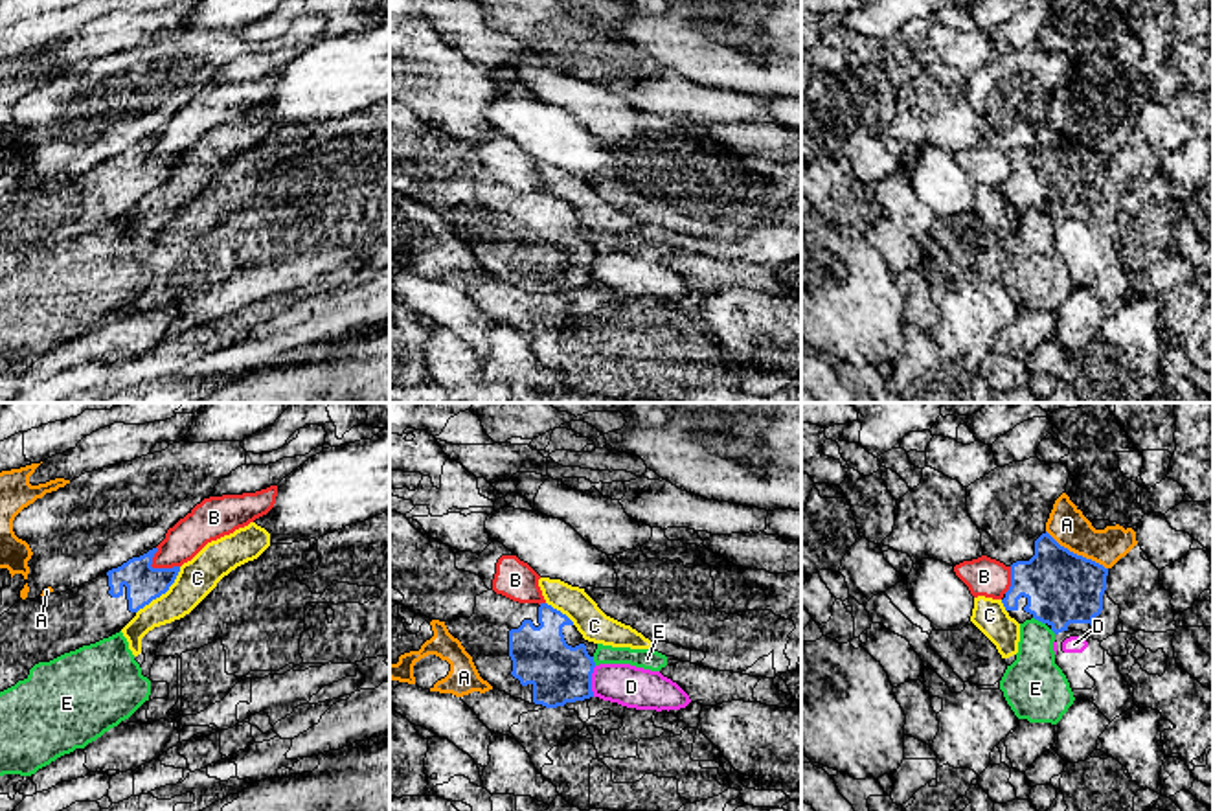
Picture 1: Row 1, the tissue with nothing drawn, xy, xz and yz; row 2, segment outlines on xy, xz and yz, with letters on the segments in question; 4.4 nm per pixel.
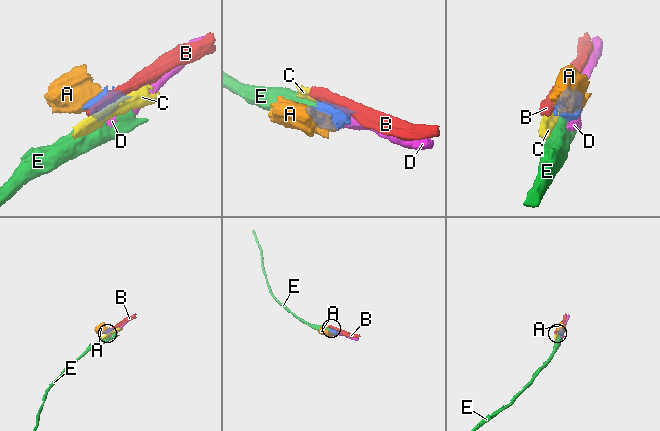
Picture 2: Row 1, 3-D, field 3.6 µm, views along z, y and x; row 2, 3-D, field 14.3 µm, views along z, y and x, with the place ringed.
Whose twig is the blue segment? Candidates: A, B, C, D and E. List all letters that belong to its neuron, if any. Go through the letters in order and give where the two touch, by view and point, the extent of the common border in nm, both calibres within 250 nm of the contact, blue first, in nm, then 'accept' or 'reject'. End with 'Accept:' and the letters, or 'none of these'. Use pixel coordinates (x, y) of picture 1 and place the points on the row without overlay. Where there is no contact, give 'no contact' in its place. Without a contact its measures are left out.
A: yz (1076, 142) | 320 nm | 320/170 nm | reject
B: xy (157, 157) | 140 nm | 160/160 nm | reject
C: xy (162, 181) | 280 nm | 160/170 nm | reject
D: xz (590, 269) | 140 nm | 260/180 nm | reject
E: yz (1039, 208) | 70 nm | 320/220 nm | reject
Accept: none of these

